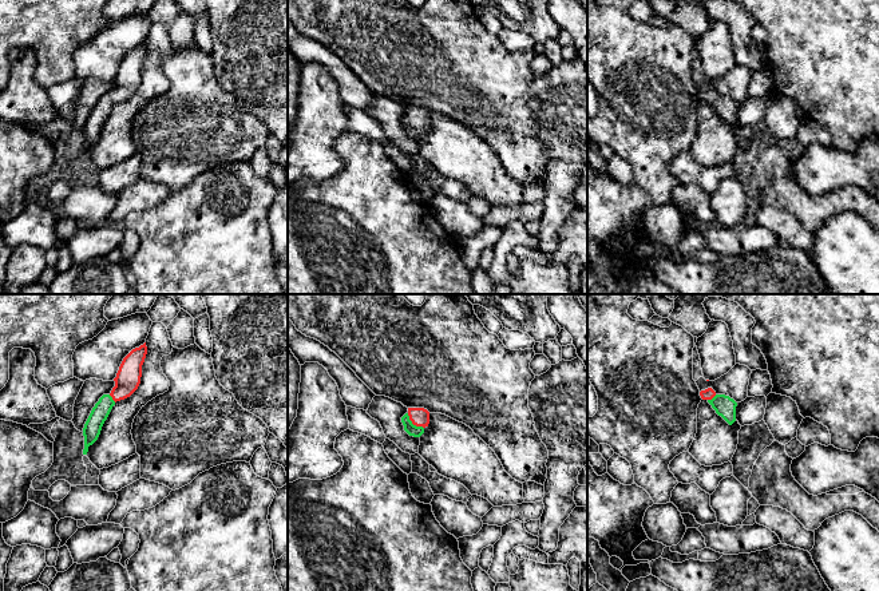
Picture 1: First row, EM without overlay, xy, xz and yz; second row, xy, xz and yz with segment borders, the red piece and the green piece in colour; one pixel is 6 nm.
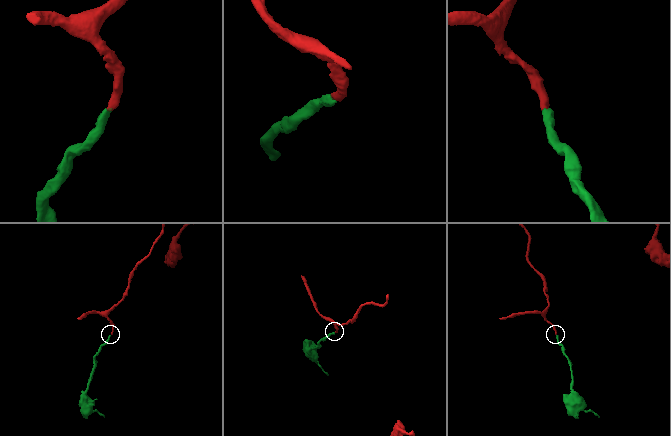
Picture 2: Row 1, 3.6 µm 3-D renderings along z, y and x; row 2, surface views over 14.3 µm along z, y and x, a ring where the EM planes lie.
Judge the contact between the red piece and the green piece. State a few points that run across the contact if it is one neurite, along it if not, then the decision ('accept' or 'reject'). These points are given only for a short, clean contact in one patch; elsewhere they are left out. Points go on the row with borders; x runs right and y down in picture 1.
line xz (419, 416), (414, 424), (410, 428); accept

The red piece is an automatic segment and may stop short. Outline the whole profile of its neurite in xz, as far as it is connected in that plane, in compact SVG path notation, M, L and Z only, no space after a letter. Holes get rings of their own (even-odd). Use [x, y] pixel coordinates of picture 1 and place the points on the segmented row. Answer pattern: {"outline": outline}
{"outline": "M408 408L408 412L401 417L401 423L409 436L420 437L429 424L429 412L424 408Z"}

